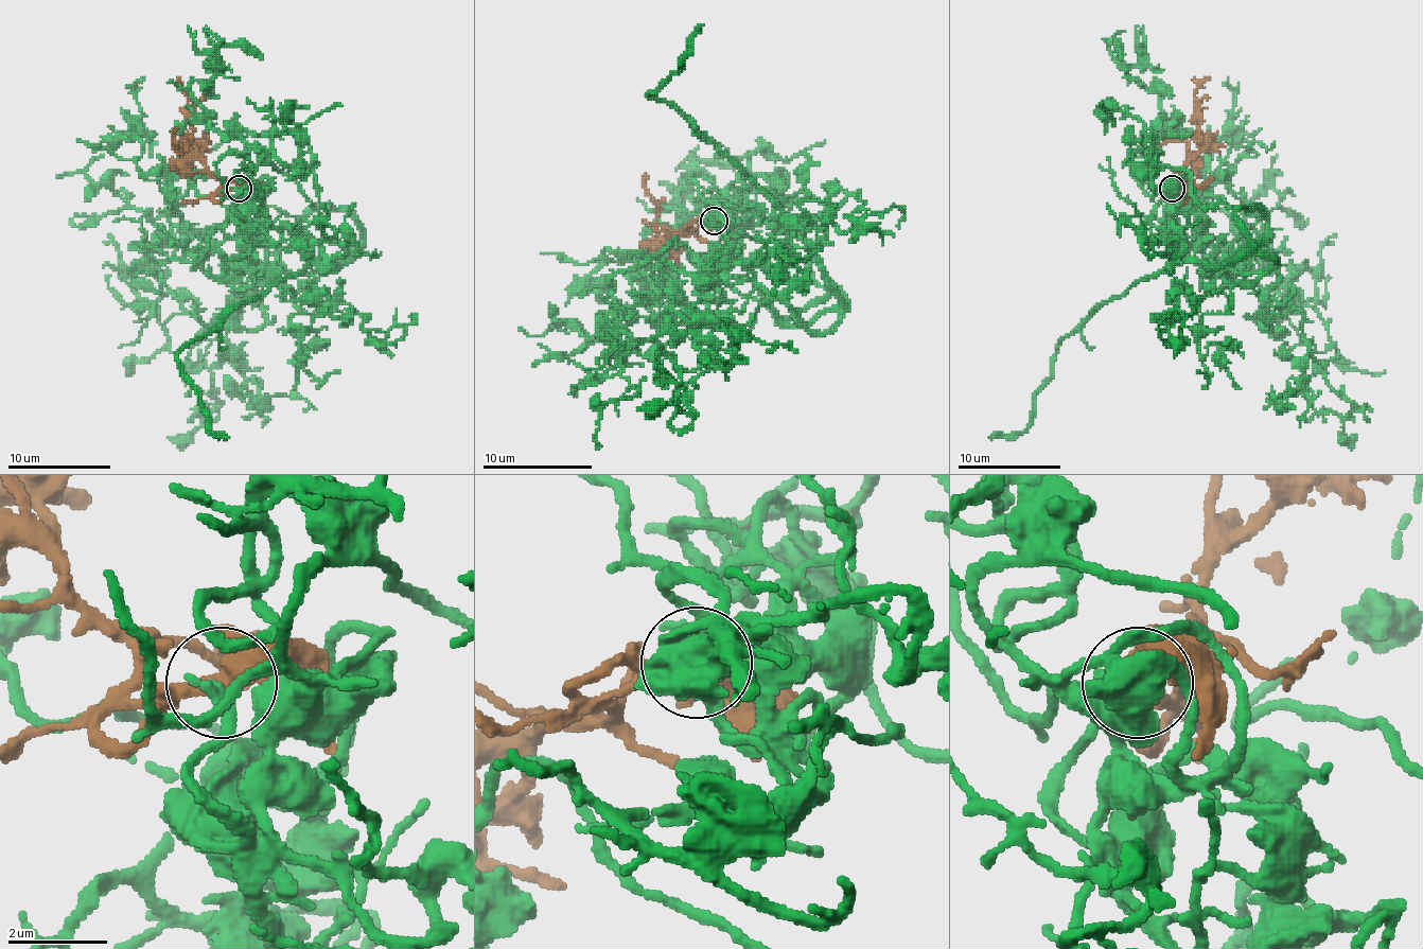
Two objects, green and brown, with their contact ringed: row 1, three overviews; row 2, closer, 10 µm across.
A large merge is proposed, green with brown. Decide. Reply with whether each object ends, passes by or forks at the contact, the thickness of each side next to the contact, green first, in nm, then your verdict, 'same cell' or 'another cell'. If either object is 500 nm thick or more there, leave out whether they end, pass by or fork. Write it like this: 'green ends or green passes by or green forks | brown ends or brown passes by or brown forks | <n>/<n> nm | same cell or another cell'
green passes by | brown forks | 180/400 nm | same cell

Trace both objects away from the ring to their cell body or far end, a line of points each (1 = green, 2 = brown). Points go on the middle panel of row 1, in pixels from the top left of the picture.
1: (712, 220), (796, 319), (796, 269), (761, 250), (786, 242), (805, 200), (846, 231), (896, 206), (898, 228)
2: (714, 220), (695, 228), (665, 252), (660, 245), (651, 261)

